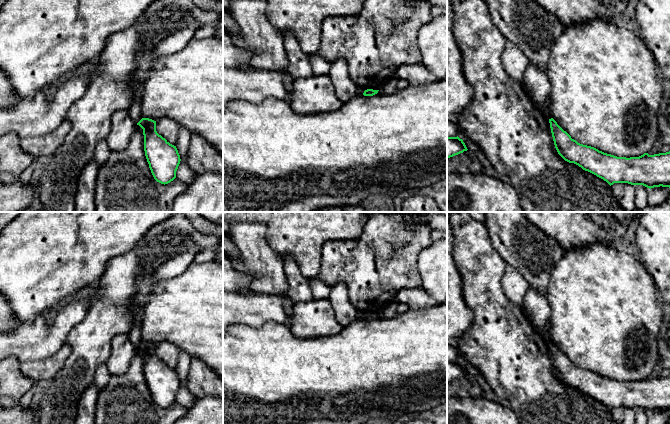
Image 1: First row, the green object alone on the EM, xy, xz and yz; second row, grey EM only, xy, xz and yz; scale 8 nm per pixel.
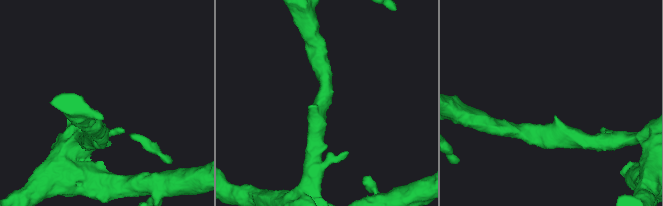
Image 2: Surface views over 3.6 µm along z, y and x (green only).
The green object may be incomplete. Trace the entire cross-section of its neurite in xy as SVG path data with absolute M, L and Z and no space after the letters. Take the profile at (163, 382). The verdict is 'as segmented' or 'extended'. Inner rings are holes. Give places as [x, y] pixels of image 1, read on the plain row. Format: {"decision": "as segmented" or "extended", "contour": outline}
{"decision": "as segmented", "contour": "M142 342L137 349L143 353L145 380L154 403L164 409L170 407L181 385L176 370L157 357L156 345Z"}

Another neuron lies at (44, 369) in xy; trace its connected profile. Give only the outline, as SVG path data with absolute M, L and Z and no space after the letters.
M65 343L57 353L51 357L37 361L20 362L20 370L26 377L36 382L53 379L63 368L65 361L71 353L71 347Z

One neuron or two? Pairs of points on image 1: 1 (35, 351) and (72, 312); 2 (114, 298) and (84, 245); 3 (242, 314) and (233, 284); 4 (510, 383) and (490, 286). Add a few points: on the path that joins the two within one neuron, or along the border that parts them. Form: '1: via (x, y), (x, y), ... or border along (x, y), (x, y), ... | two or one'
1: via (44, 341), (62, 322) | one
2: border along (114, 256), (108, 262), (101, 278), (97, 282) | two
3: border along (233, 292), (247, 295) | two
4: via (510, 359), (492, 310) | one

